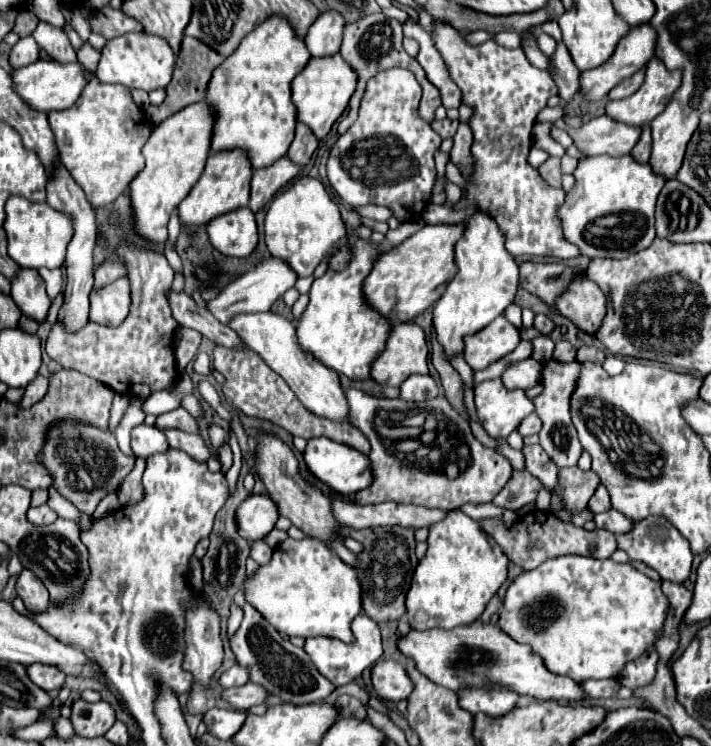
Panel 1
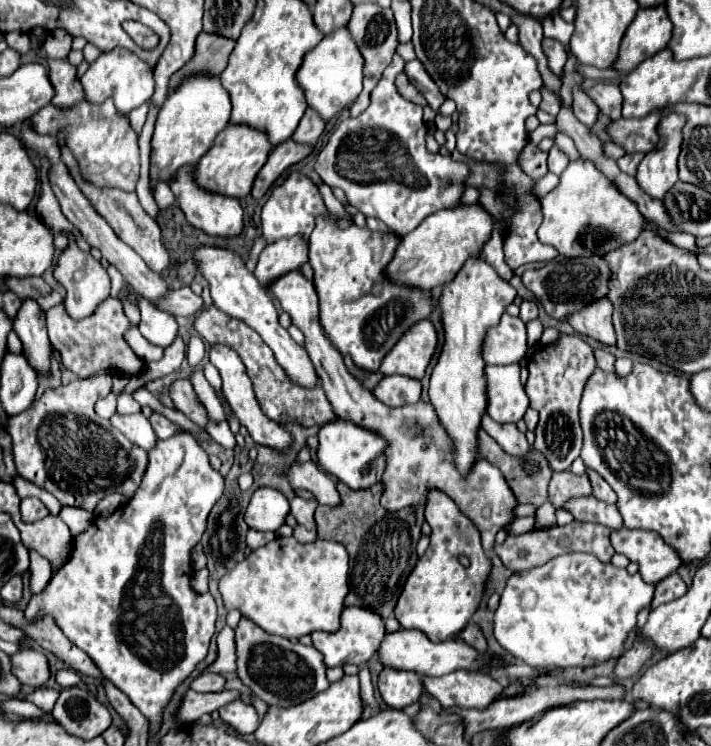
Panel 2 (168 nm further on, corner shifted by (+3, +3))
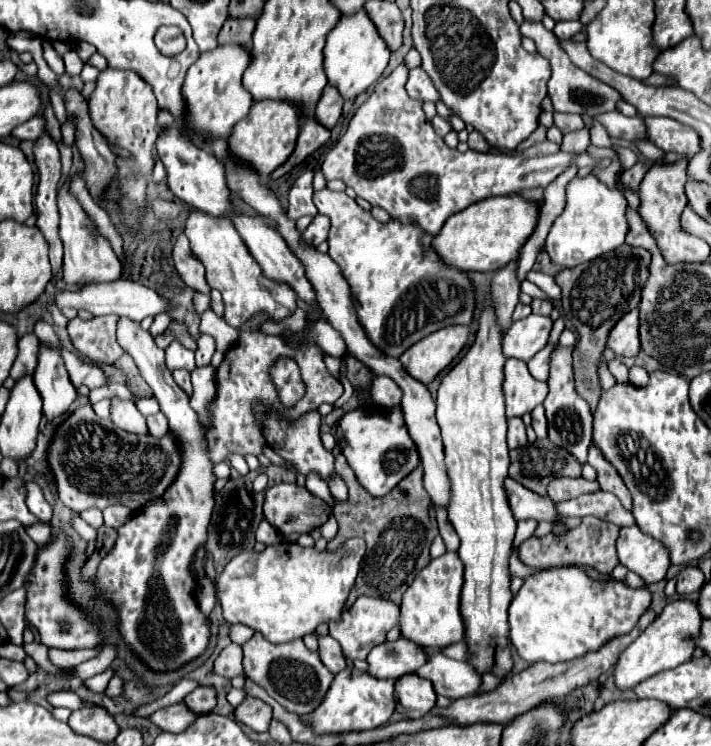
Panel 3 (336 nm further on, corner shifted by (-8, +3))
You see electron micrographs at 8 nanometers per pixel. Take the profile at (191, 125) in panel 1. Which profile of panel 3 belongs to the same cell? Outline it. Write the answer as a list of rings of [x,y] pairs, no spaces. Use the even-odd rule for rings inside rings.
[[[219,45],[215,51],[199,55],[197,63],[187,71],[183,83],[183,99],[185,99],[185,119],[179,125],[185,137],[191,139],[195,147],[209,149],[213,139],[227,139],[233,125],[241,121],[251,105],[253,97],[241,85],[241,75],[247,69],[251,55],[247,49],[237,45]]]

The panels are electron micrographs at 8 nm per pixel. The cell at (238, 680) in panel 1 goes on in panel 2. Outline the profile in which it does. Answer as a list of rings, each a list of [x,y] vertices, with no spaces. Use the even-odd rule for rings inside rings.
[[[204,673],[190,683],[190,689],[198,691],[198,693],[216,693],[222,687],[224,687],[224,677],[216,675],[216,673]]]

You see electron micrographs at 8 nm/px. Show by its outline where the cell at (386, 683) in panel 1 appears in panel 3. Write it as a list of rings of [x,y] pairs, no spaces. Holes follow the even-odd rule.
[[[407,673],[395,681],[397,713],[407,719],[419,719],[435,707],[435,691],[429,679],[417,673]]]

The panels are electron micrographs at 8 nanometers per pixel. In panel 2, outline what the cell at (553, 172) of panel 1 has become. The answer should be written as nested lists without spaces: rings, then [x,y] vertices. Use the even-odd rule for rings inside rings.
[[[528,141],[524,151],[520,153],[520,169],[528,173],[528,177],[532,179],[540,179],[548,173],[546,159],[548,159],[548,153],[540,151],[532,141]]]

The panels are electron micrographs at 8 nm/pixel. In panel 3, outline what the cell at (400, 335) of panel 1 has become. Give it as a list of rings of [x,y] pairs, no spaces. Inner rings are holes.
[[[465,325],[443,327],[415,343],[415,347],[409,347],[399,361],[411,377],[429,385],[459,355],[467,337],[469,327]]]

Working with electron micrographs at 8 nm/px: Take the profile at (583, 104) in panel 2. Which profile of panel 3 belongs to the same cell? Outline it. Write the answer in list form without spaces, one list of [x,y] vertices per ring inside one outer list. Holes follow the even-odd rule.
[[[611,111],[611,113],[599,113],[595,115],[595,119],[607,129],[609,137],[621,137],[627,141],[645,139],[641,117],[625,117],[619,111]]]

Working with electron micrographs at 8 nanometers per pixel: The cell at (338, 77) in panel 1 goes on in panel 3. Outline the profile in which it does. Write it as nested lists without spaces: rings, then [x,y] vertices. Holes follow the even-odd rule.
[[[361,9],[355,15],[341,17],[335,29],[327,35],[327,45],[323,51],[323,69],[329,79],[329,85],[333,85],[345,101],[355,99],[363,91],[367,91],[385,71],[389,63],[389,51],[379,33],[375,31],[375,25],[371,19],[367,19],[367,13]]]

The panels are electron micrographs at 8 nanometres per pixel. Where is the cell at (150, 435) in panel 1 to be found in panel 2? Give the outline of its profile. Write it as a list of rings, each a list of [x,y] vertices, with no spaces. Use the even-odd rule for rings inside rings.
[[[114,413],[110,417],[110,423],[122,431],[124,435],[128,435],[130,441],[138,443],[142,449],[150,451],[156,443],[156,435],[150,427],[150,421],[142,415],[142,413],[132,413],[132,415],[120,415],[120,413]]]

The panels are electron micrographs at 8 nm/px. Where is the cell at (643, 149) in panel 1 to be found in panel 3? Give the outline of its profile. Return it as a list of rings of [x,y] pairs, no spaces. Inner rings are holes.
[[[637,161],[631,169],[627,169],[623,173],[623,183],[627,183],[631,189],[637,189],[641,179],[643,179],[643,175],[645,175],[645,171],[647,171],[647,165],[643,161]]]

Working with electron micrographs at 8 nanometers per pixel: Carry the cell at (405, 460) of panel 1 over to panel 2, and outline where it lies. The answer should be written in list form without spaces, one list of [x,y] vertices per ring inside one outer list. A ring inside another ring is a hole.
[[[300,269],[288,271],[280,281],[272,283],[268,287],[268,293],[274,295],[282,309],[294,317],[294,325],[304,333],[306,337],[306,351],[310,355],[312,365],[316,367],[316,373],[320,377],[320,383],[326,391],[328,401],[332,403],[332,409],[340,419],[348,419],[364,429],[376,431],[388,439],[388,467],[384,473],[382,483],[386,485],[384,495],[382,495],[382,507],[386,511],[398,511],[402,507],[410,505],[424,505],[424,497],[428,487],[438,487],[444,491],[448,497],[452,497],[460,511],[474,521],[482,535],[482,547],[484,551],[490,551],[494,547],[494,537],[498,529],[502,529],[508,521],[514,520],[512,511],[516,509],[518,501],[512,495],[512,489],[500,475],[496,467],[492,467],[486,459],[480,459],[476,467],[462,477],[458,469],[452,465],[452,453],[450,453],[450,439],[446,431],[442,429],[436,413],[432,411],[430,403],[414,403],[414,405],[404,405],[404,407],[388,407],[380,403],[354,375],[344,365],[344,359],[340,357],[340,351],[328,343],[328,337],[324,335],[324,329],[320,327],[318,321],[318,299],[314,285],[302,275]]]

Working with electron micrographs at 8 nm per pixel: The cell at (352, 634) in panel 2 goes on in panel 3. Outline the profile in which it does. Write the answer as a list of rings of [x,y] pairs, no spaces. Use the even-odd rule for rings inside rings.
[[[357,599],[361,603],[353,603],[347,611],[343,611],[343,619],[339,623],[329,623],[329,635],[339,641],[343,657],[347,661],[367,659],[369,651],[385,641],[389,629],[399,623],[399,607],[395,603],[387,603],[381,599]]]

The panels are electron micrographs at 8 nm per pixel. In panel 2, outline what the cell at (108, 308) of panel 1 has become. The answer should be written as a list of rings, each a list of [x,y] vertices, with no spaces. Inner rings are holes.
[[[64,233],[64,235],[68,237],[68,247],[60,253],[60,257],[56,261],[54,279],[66,289],[66,299],[64,299],[66,313],[72,319],[84,319],[90,313],[94,313],[96,305],[110,295],[110,277],[100,261],[96,261],[90,253],[84,253],[78,249],[72,233]]]

